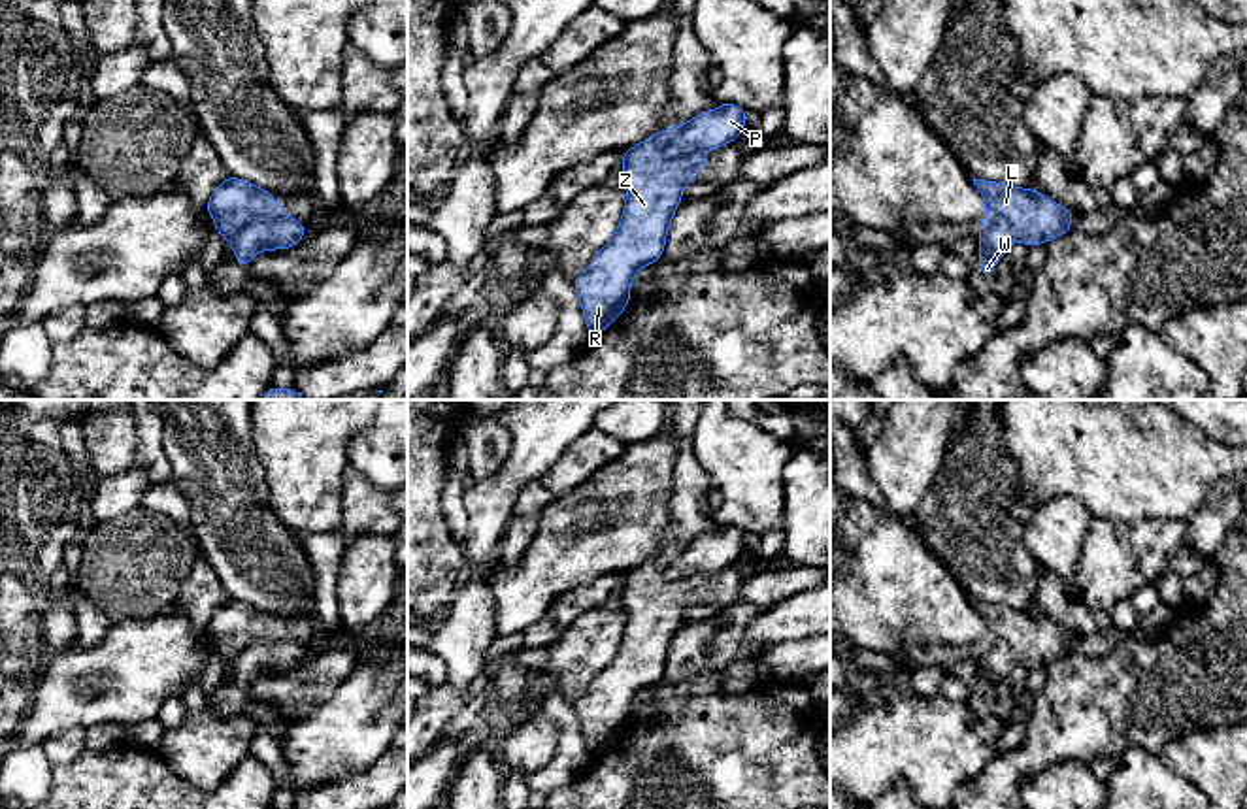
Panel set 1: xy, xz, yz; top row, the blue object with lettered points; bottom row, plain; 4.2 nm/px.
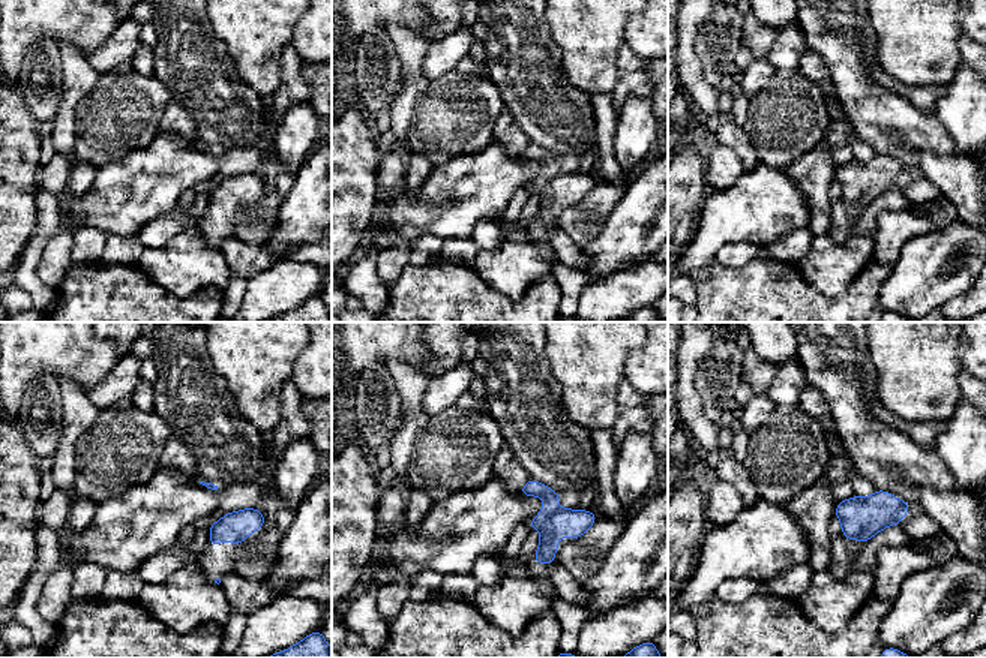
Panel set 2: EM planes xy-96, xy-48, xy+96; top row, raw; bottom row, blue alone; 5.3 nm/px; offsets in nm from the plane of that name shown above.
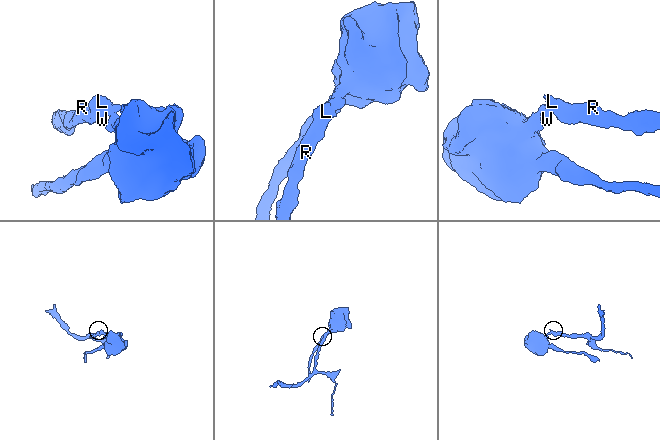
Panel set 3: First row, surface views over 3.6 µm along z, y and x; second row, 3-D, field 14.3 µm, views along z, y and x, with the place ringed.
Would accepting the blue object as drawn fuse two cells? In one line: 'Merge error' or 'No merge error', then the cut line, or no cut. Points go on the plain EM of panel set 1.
Merge error. Split along xz (672, 551), (674, 559), (666, 566), (668, 577), (700, 577)

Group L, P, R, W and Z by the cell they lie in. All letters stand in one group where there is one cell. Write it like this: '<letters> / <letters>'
L R Z / P W

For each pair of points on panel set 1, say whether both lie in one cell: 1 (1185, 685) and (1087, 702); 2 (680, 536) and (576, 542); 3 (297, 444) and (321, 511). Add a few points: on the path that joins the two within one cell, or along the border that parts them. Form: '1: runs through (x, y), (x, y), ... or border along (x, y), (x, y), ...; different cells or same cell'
1: runs through (1161, 691), (1112, 702); same cell
2: border along (672, 493), (668, 547); different cells
3: runs through (304, 461), (306, 491), (310, 495); same cell

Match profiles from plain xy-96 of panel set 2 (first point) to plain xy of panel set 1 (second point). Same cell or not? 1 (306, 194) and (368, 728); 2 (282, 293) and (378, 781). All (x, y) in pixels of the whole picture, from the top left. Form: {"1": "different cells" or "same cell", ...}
{"1": "same cell", "2": "same cell"}

